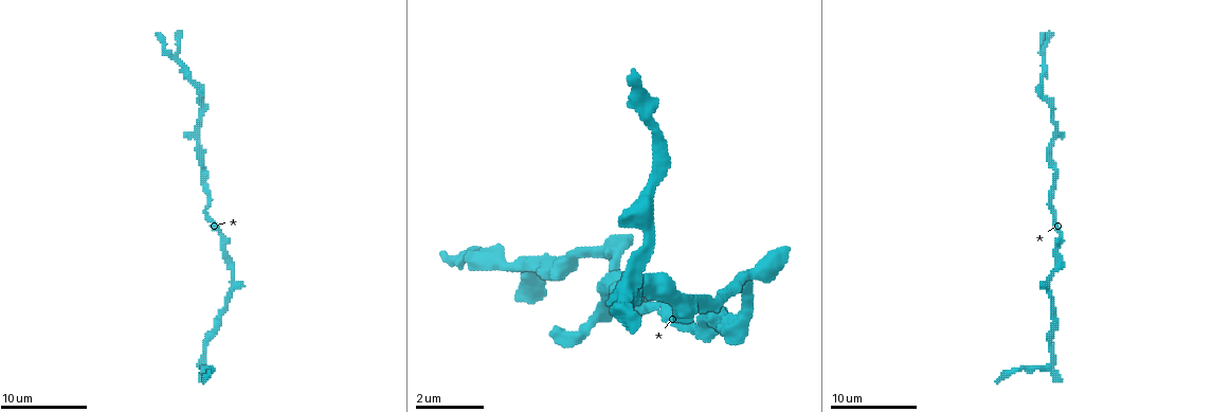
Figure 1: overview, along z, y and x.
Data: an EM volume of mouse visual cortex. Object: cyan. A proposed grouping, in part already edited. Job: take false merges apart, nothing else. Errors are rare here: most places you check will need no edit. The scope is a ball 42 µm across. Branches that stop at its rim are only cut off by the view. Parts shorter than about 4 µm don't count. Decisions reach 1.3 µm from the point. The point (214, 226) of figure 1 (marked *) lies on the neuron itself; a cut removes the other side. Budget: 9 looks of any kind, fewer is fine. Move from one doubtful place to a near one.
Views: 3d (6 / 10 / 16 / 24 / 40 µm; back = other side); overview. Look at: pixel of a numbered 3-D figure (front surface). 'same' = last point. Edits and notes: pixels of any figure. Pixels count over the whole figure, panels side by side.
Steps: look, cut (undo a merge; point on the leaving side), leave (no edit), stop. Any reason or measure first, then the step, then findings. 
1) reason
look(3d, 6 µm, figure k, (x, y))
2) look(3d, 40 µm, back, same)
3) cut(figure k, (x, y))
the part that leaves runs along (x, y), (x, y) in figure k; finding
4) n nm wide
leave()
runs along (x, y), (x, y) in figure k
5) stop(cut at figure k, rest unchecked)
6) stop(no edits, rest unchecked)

thick turns thin
look(3d, 16 µm, figure 1, (737, 323))

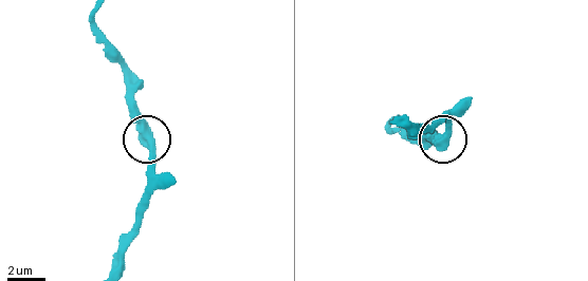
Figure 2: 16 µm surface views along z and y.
480 nm wide
leave()
continuous, no second neuron

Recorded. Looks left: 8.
sudden change in width
look(3d, 10 µm, figure 1, (222, 313))

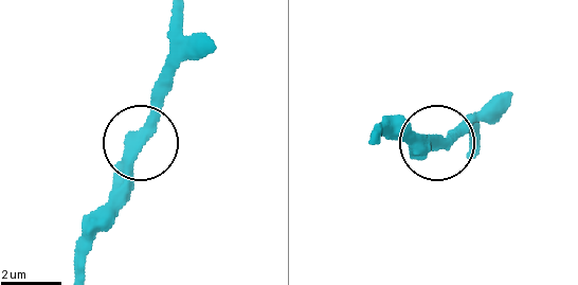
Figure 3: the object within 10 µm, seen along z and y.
leave()
runs along (173, 12), (173, 65), (120, 214) in figure 3; continuous, no second neuron

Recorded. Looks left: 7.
thick turns thin
look(3d, 6 µm, figure 1, (199, 147))

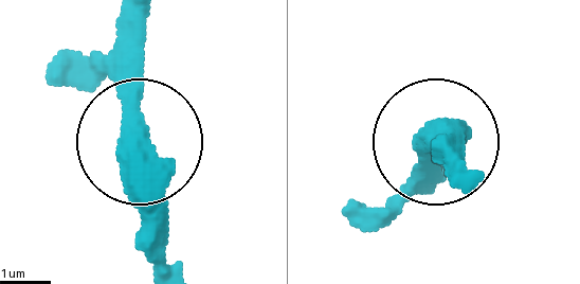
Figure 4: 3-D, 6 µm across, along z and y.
leave()
runs along (164, 270), (140, 130), (140, 17) in figure 4; continuous, no second neuron

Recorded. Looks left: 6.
a narrow waist
look(3d, 10 µm, figure 1, (584, 253))

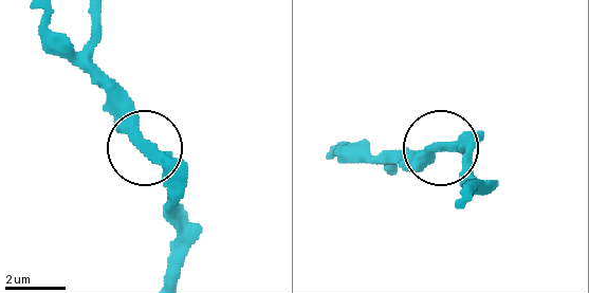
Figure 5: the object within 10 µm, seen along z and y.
closer look
look(3d, 6 µm, figure 5, (143, 144))

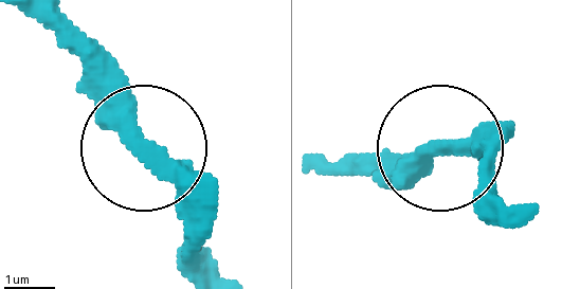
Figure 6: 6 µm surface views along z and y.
360 nm wide
leave()
continuous, no second neuron

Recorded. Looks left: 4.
stop(no edits, rest unchecked)

